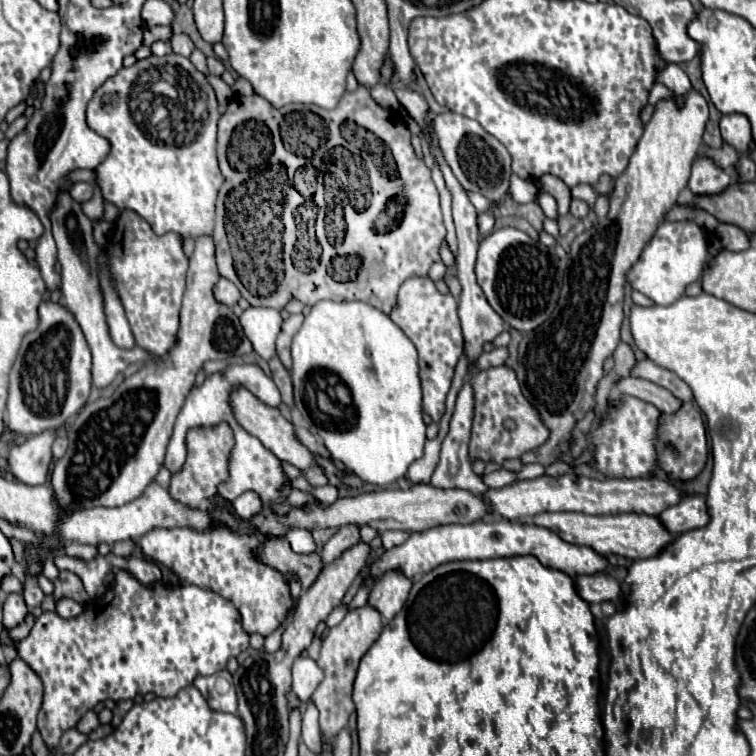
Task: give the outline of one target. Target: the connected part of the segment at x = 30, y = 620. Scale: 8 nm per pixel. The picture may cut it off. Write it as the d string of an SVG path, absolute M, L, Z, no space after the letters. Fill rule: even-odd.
M28 614L26 622L22 622L20 626L16 626L16 628L12 628L12 630L10 630L10 640L12 640L12 642L18 642L18 640L26 638L26 636L28 636L28 632L30 632L30 628L32 628L32 624L34 624L34 616L32 616L32 614Z

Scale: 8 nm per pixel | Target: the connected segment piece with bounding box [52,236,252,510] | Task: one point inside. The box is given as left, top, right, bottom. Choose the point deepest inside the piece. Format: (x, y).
(117, 445)

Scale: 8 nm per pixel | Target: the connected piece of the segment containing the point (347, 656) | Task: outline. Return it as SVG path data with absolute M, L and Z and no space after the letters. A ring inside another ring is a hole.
M366 604L362 608L350 610L338 626L334 626L326 632L322 650L320 650L320 658L318 658L318 666L324 670L324 680L320 682L320 686L316 688L316 692L310 698L316 704L316 708L320 710L320 728L326 738L336 736L348 724L350 714L356 710L354 702L352 702L352 684L356 678L358 662L366 654L366 650L376 642L382 628L384 628L384 624L382 624L380 612Z

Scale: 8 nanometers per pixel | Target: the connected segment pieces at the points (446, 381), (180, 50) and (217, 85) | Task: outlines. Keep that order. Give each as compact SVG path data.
M410 278L400 286L398 304L390 318L400 326L400 330L412 340L420 356L420 380L422 380L422 410L432 418L434 424L440 422L446 412L446 394L450 390L456 362L464 350L460 320L456 314L456 300L452 294L440 294L430 278Z
M174 34L172 38L170 38L170 44L172 44L172 50L176 52L176 54L180 54L180 56L190 56L190 52L194 50L194 44L192 44L192 40L186 36L186 34Z
M208 74L206 78L210 80L210 86L214 88L217 101L220 105L227 105L232 98L235 98L232 88L230 88L230 86L228 86L228 84L226 84L222 78L218 78L218 76L212 76L212 74Z

